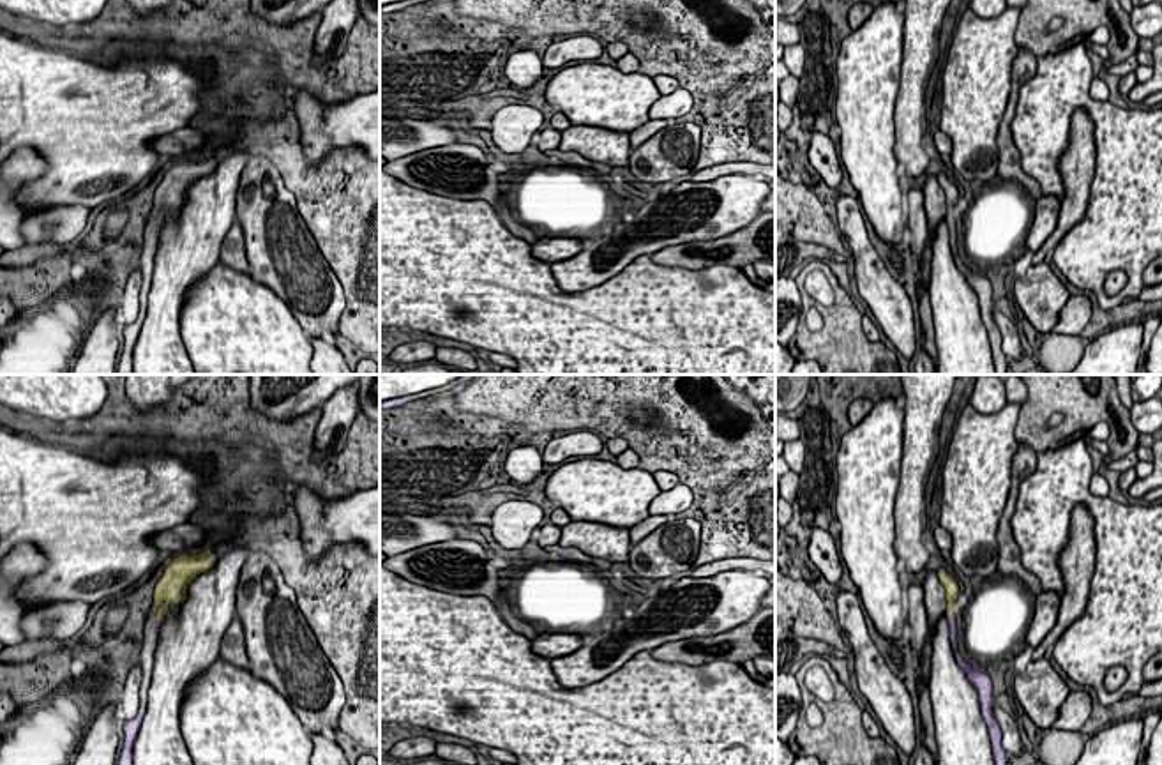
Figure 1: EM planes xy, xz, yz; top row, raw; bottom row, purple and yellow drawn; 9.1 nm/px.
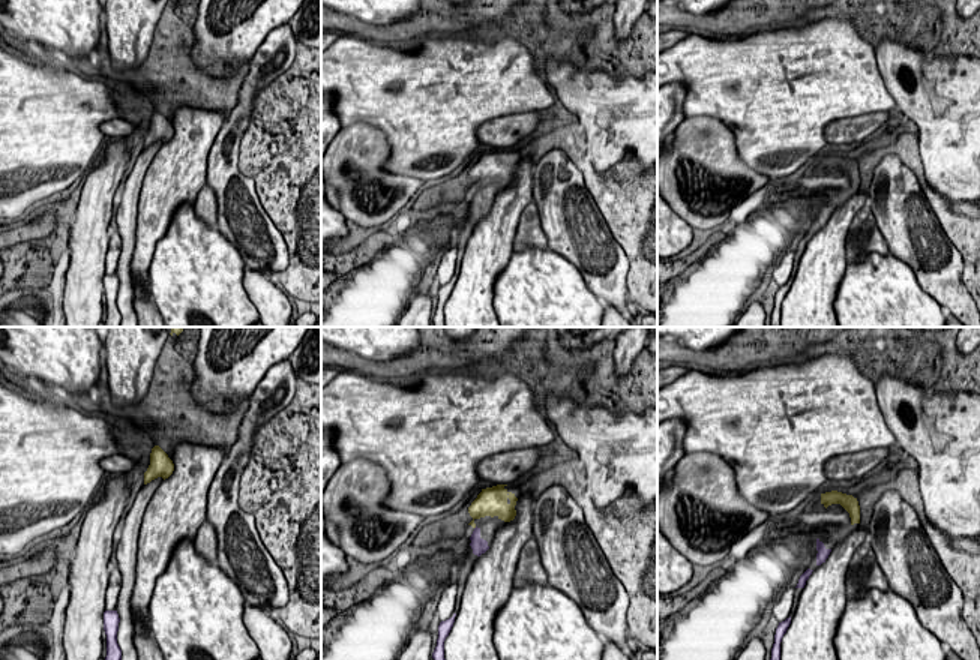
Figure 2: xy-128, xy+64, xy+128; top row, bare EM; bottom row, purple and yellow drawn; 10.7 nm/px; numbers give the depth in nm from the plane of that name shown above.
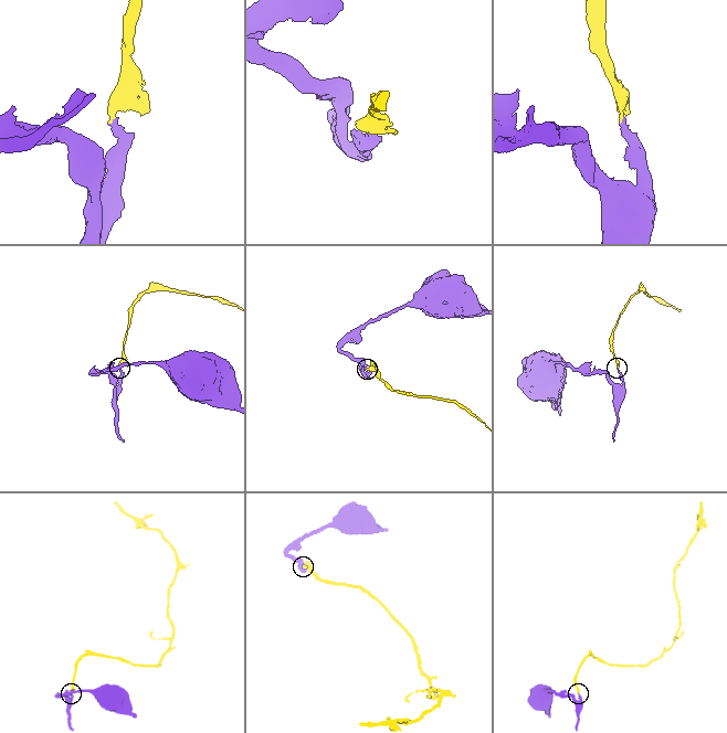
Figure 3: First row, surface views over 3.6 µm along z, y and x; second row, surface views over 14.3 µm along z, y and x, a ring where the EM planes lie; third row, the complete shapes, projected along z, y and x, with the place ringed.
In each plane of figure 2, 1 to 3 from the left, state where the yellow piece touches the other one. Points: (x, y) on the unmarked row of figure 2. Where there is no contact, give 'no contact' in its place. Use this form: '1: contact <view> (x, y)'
1: no contact
2: no contact
3: no contact

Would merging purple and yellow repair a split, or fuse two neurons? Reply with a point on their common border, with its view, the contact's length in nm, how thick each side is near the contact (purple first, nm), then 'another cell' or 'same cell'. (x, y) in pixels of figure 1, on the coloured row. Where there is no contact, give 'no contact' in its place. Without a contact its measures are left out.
yz (949, 615) | 70 nm | 90/140 nm | same cell

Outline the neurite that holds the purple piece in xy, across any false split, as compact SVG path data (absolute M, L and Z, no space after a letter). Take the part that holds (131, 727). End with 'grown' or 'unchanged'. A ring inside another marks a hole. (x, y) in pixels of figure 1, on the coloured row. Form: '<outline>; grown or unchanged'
M143 712L136 714L132 719L124 721L124 746L117 765L134 765L132 763L132 746L141 728Z; unchanged

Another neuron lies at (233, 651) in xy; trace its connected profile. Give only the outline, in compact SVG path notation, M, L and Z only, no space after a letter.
M238 617L233 618L233 622L230 624L230 627L223 636L219 657L238 668L244 668L244 670L249 668L245 634Z

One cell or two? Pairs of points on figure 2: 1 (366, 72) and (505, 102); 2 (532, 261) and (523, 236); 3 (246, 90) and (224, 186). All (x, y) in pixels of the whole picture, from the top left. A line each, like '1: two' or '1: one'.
1: one
2: two
3: one

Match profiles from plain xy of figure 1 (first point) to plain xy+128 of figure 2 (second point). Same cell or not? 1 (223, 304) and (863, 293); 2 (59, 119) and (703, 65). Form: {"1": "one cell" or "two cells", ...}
{"1": "one cell", "2": "one cell"}

